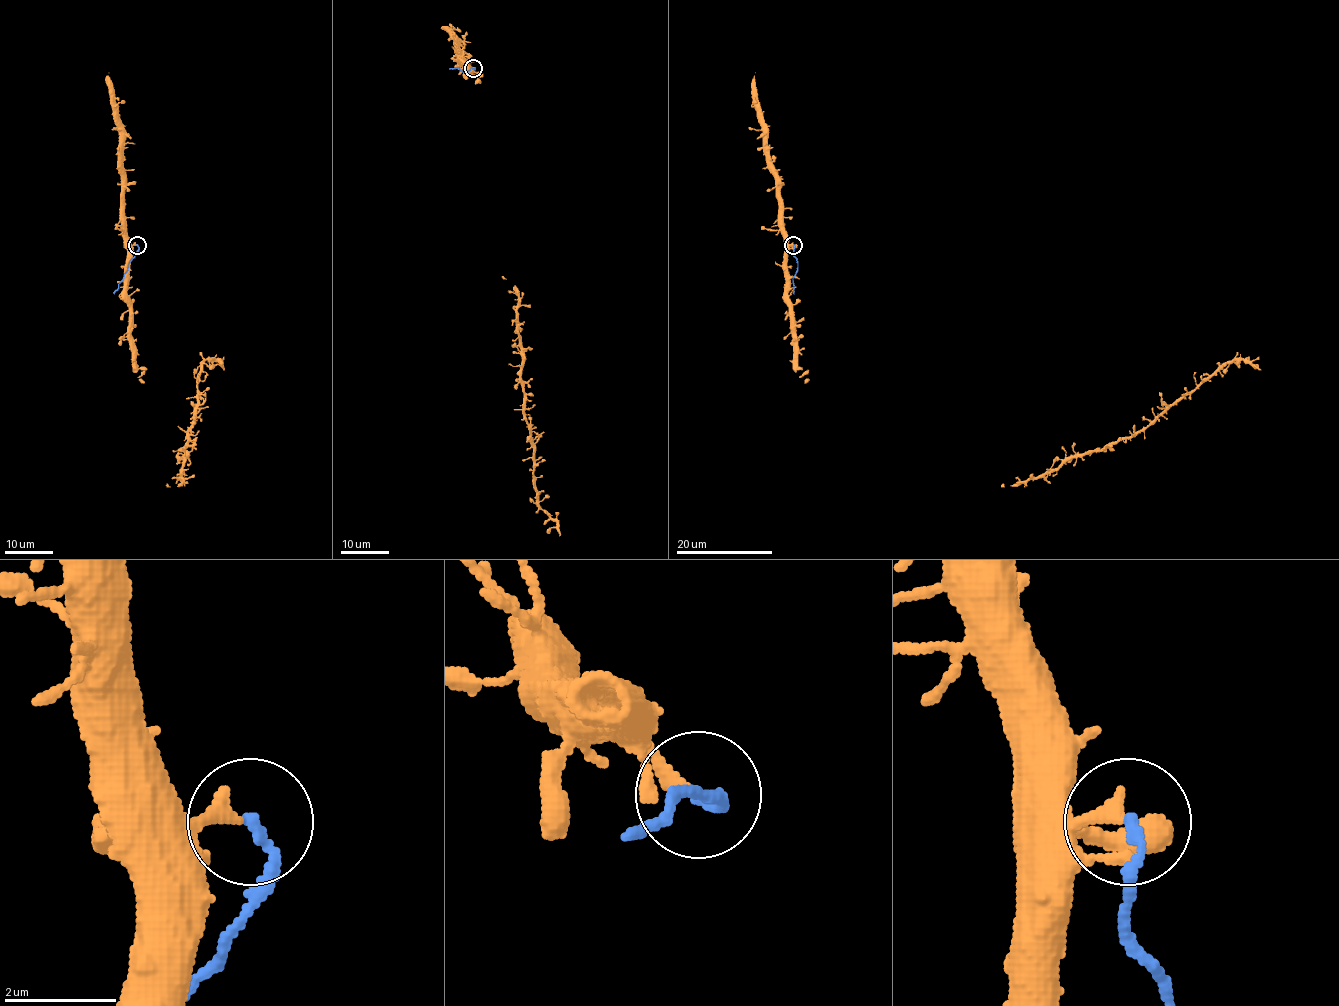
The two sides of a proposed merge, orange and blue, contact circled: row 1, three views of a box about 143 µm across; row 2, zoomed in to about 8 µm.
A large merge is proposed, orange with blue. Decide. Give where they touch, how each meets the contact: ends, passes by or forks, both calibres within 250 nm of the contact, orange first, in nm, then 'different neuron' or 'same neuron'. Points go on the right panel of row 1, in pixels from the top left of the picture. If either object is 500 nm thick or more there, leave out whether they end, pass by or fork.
at (793, 245); orange ends there; blue ends there; 280 nm thick on the orange side, 190 nm on the other; different neuron

